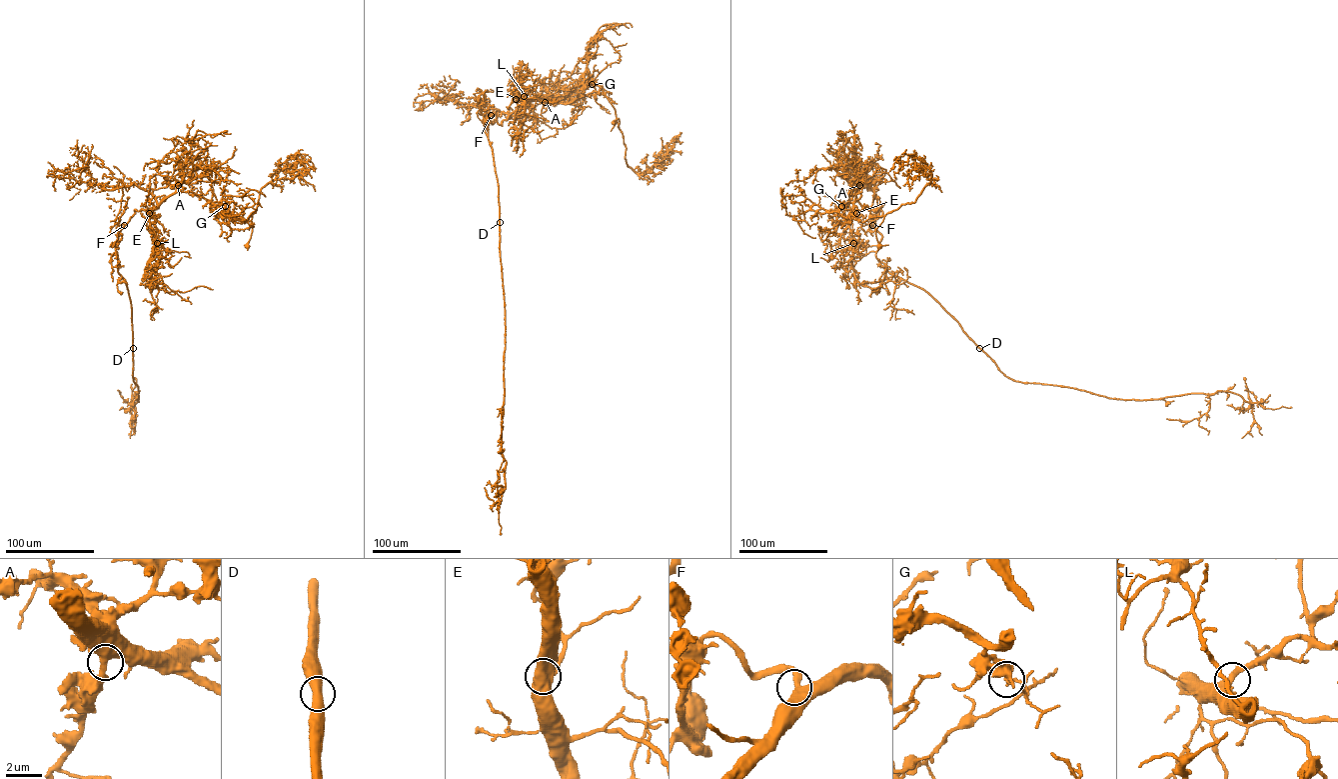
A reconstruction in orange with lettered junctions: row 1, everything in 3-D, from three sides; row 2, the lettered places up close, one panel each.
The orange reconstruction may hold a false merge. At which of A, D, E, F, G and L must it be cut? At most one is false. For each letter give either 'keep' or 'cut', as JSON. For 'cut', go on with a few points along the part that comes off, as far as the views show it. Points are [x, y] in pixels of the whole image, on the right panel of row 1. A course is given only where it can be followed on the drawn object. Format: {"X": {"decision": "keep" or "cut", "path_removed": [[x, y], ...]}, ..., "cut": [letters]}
{"A": {"decision": "keep"}, "D": {"decision": "keep"}, "E": {"decision": "keep"}, "F": {"decision": "keep"}, "G": {"decision": "cut", "path_removed": [[841, 206], [841, 215], [860, 222], [883, 216], [913, 203], [931, 173], [921, 159], [909, 155], [896, 177]]}, "L": {"decision": "keep"}, "cut": ["G"]}

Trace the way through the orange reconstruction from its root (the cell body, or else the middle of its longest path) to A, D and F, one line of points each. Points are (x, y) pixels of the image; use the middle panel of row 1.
A: (614, 122), (619, 118), (619, 127), (615, 108), (600, 86), (593, 81), (568, 103), (544, 99), (545, 102)
D: (614, 122), (593, 81), (568, 103), (533, 98), (501, 125), (484, 118), (499, 222)
F: (614, 122), (619, 118), (619, 127), (615, 108), (593, 81), (567, 103), (531, 99), (501, 125), (491, 115)

